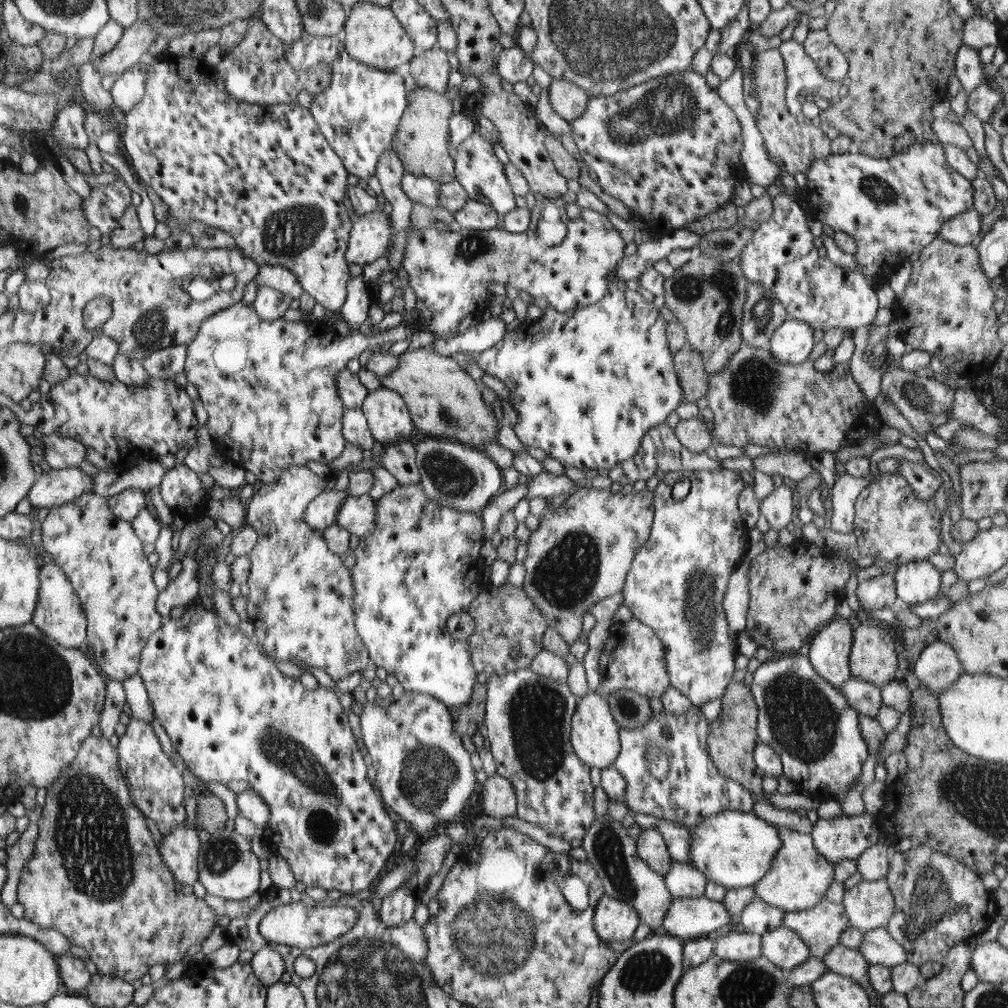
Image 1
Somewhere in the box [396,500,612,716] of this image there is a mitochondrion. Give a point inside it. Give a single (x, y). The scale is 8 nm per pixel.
(564, 578)

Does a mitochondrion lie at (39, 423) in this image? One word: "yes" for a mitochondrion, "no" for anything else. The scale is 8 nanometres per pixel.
no

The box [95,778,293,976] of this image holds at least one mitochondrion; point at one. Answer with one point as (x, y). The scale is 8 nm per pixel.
(223, 854)

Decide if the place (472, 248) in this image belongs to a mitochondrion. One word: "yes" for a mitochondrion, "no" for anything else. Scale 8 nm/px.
yes

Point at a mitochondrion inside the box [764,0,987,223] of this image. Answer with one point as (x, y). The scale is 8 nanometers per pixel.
(874, 187)

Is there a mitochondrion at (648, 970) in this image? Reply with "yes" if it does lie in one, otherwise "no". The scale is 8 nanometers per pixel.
yes

